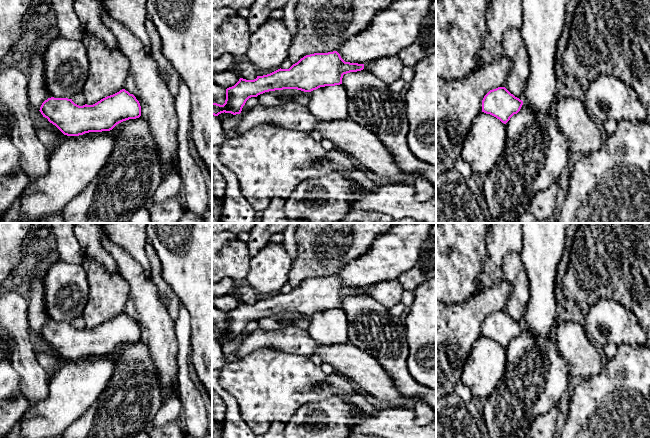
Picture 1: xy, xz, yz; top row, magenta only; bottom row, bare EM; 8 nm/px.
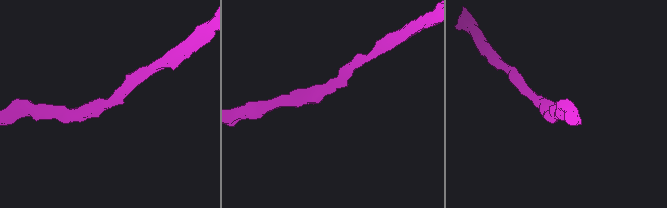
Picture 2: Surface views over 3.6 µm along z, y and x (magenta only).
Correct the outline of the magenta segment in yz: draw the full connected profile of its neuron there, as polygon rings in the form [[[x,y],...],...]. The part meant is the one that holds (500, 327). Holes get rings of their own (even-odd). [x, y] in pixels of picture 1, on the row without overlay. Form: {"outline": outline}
{"outline": [[[505,311],[490,314],[482,324],[482,336],[490,338],[506,348],[517,338],[523,325],[511,318]]]}

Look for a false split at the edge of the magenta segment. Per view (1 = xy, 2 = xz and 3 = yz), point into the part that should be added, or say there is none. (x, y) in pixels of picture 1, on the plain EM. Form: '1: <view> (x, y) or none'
1: none
2: none
3: none

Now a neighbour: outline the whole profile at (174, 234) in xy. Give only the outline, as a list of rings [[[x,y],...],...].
[[[147,223],[147,241],[154,247],[164,281],[174,290],[190,315],[191,359],[196,376],[212,403],[212,223]]]

